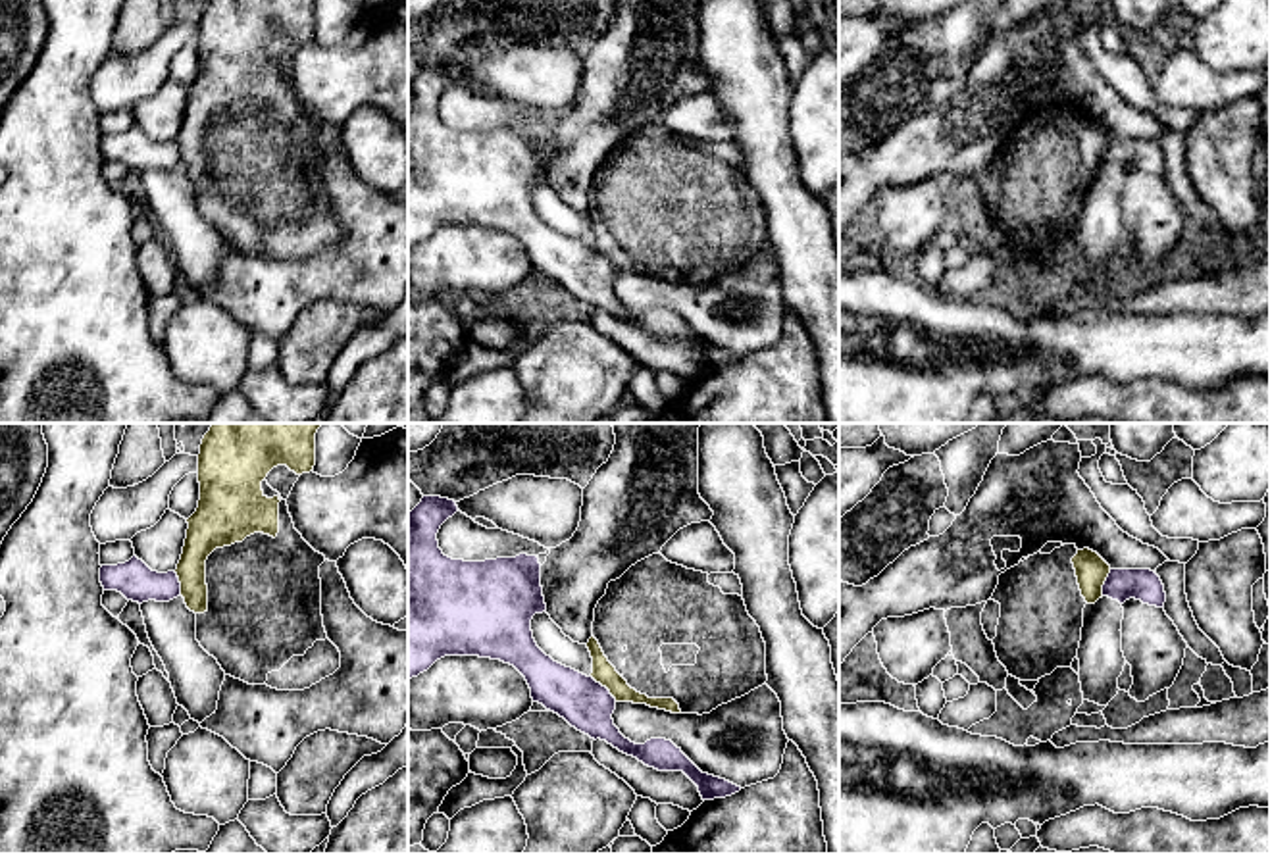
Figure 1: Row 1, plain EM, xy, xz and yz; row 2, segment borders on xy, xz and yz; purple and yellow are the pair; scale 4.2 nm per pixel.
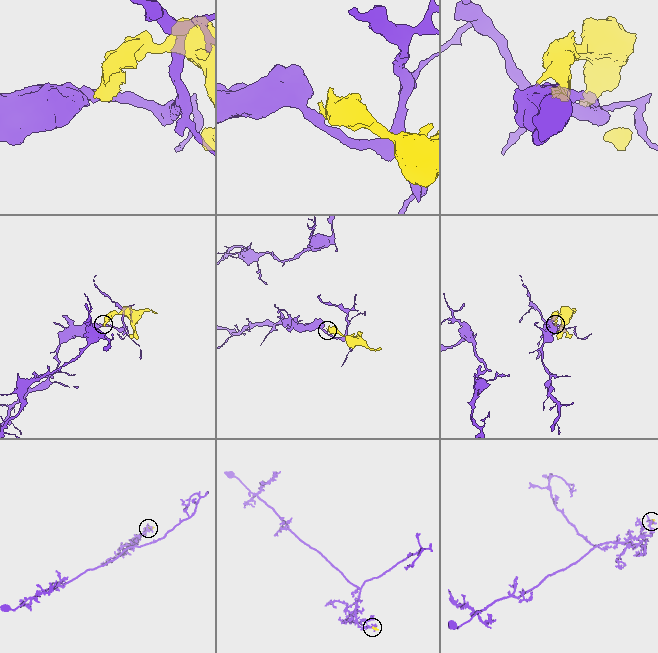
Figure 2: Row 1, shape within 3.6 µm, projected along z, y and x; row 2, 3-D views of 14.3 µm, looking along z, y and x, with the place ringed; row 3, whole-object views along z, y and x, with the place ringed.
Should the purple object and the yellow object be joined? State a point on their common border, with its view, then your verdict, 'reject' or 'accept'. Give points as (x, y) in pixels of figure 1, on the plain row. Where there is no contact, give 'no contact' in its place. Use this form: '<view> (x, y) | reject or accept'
xz (605, 256) | reject

